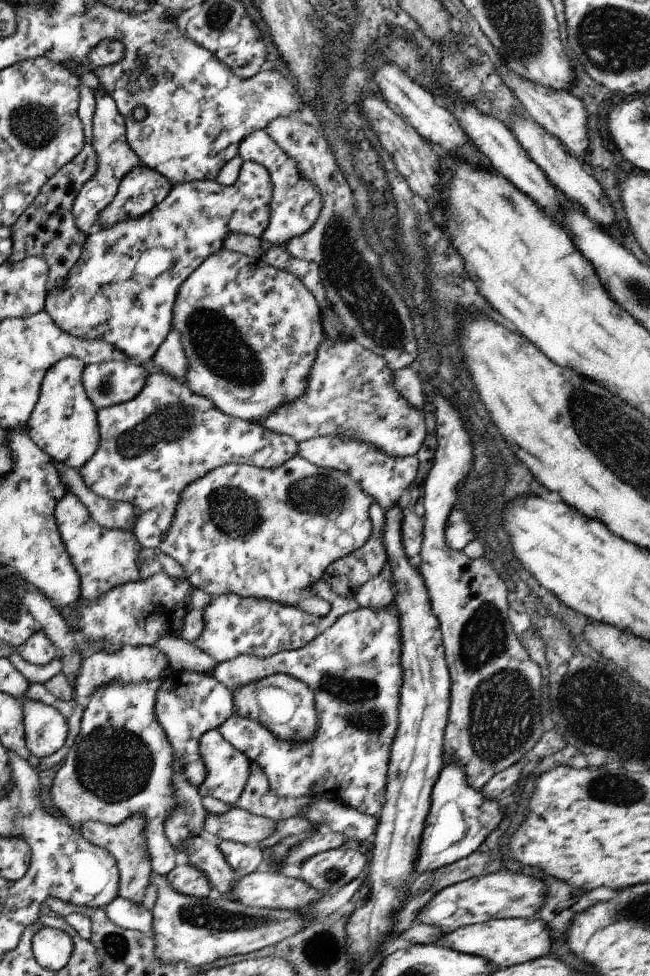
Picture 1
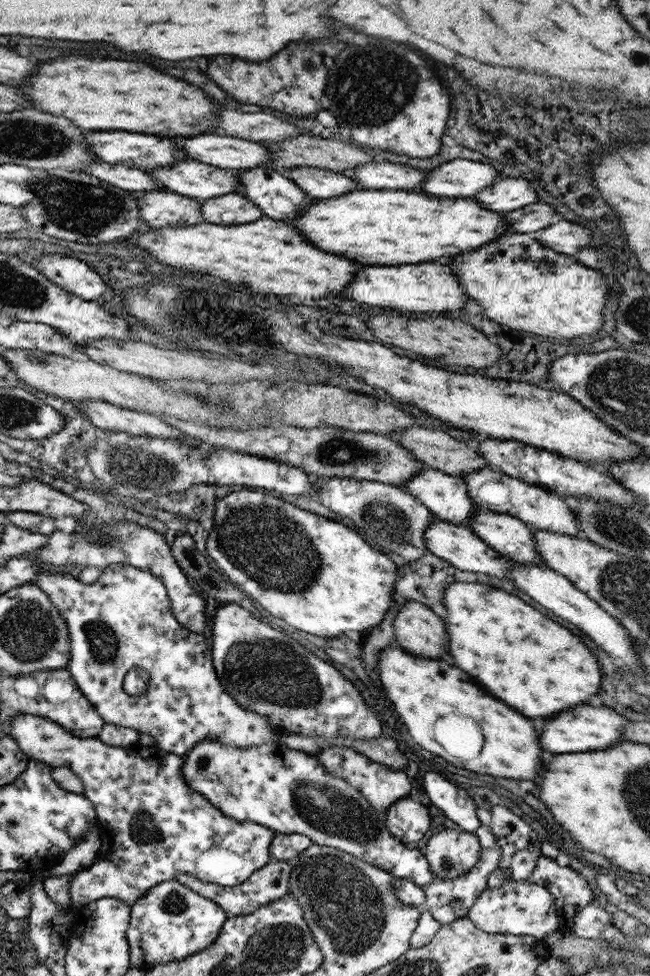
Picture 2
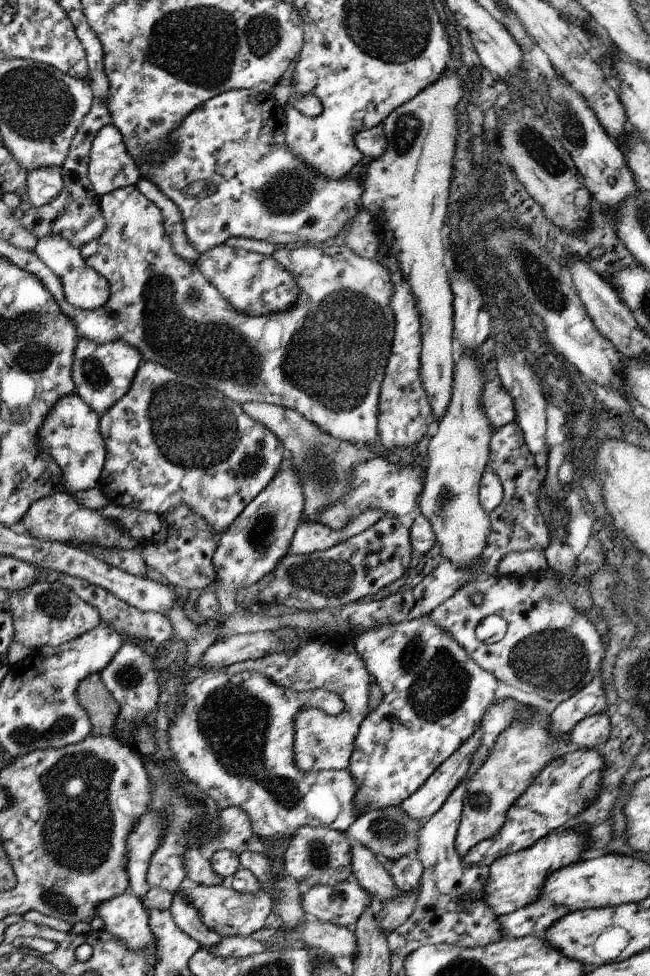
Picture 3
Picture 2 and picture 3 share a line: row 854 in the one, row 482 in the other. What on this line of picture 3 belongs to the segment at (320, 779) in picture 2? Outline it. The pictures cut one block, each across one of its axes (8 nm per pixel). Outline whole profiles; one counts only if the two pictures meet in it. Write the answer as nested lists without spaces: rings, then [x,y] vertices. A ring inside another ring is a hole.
[[[375,457],[358,464],[353,476],[365,476],[365,482],[353,486],[339,501],[323,509],[315,522],[337,530],[346,527],[351,519],[358,518],[363,511],[379,509],[385,515],[399,517],[416,509],[415,498],[419,496],[423,486],[423,470],[416,463],[398,465],[395,459]]]

